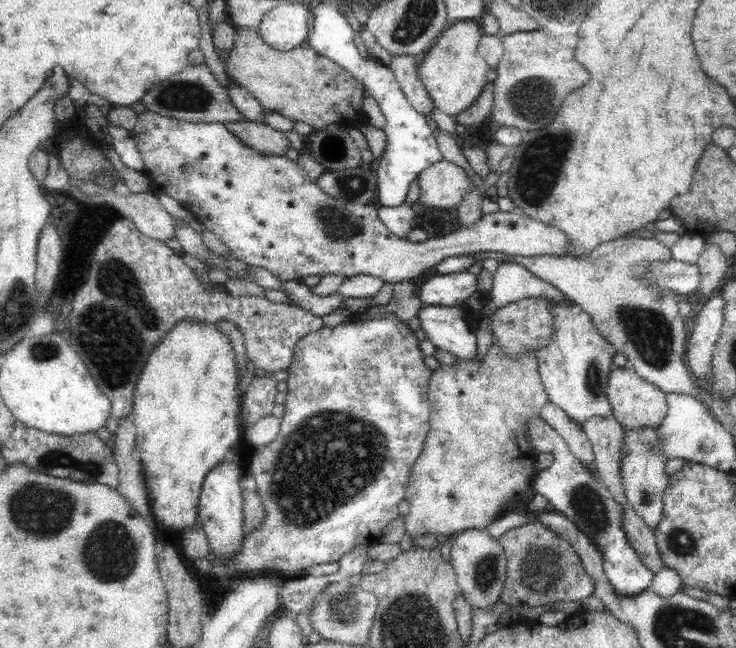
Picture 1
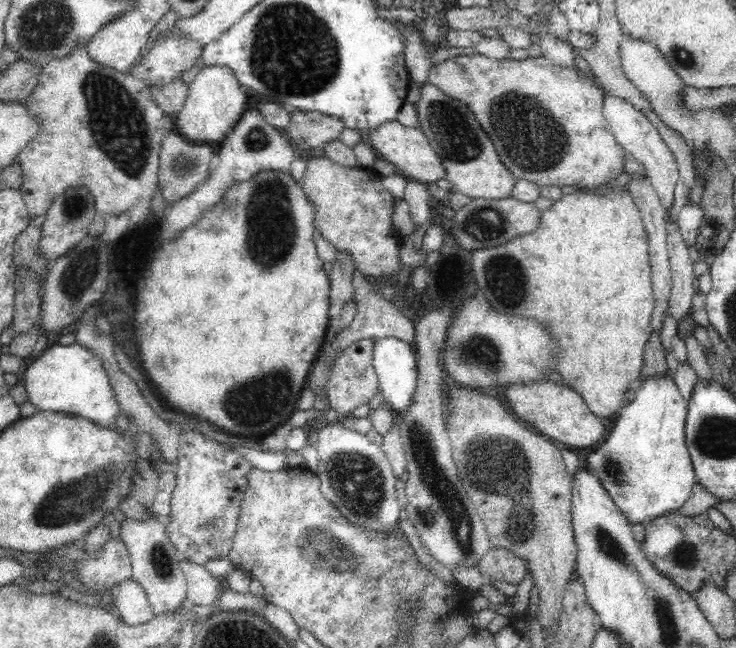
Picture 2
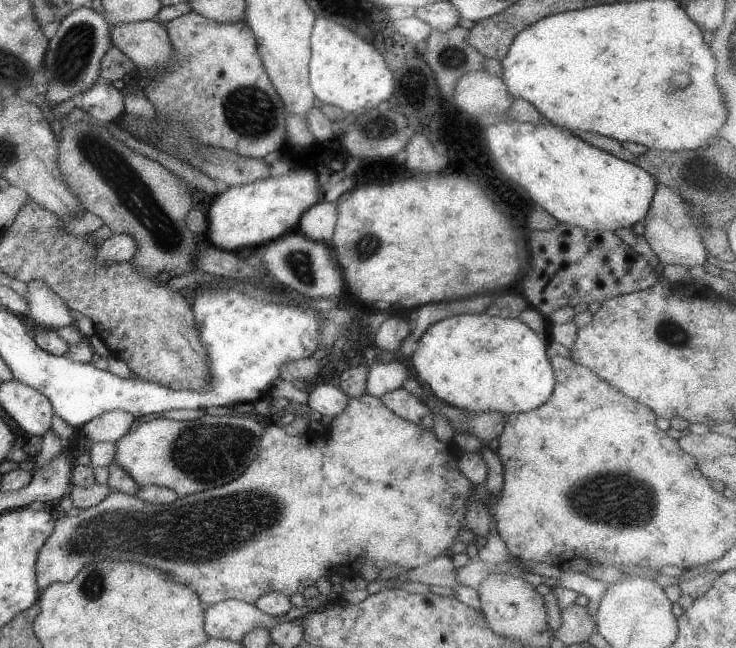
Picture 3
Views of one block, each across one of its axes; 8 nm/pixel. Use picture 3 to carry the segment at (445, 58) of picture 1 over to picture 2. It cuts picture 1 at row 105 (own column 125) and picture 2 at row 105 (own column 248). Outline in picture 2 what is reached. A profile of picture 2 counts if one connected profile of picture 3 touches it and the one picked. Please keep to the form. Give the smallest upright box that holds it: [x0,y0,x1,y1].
[414,81,517,199]

